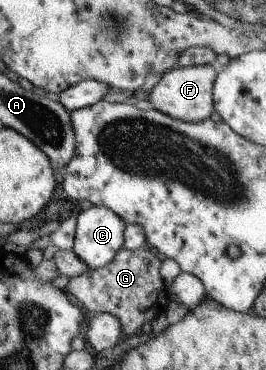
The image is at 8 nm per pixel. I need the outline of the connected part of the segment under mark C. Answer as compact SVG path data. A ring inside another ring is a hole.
M92 206L77 217L73 252L90 270L108 265L125 244L126 223L112 209Z

